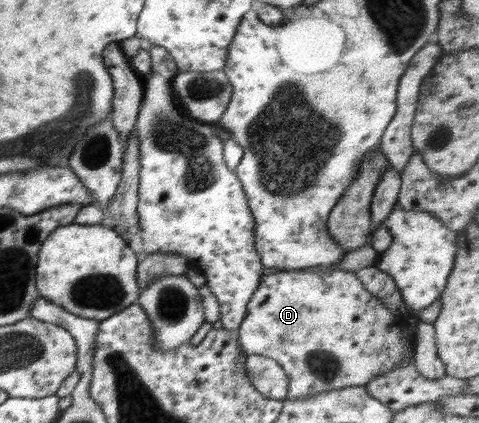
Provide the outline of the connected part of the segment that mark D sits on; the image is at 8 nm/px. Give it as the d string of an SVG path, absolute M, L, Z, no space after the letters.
M281 271L262 277L248 302L247 314L236 331L238 344L247 356L255 354L271 358L285 370L289 378L287 400L305 400L320 392L363 386L393 371L401 360L409 357L402 330L411 318L392 313L382 300L363 286L353 271Z

